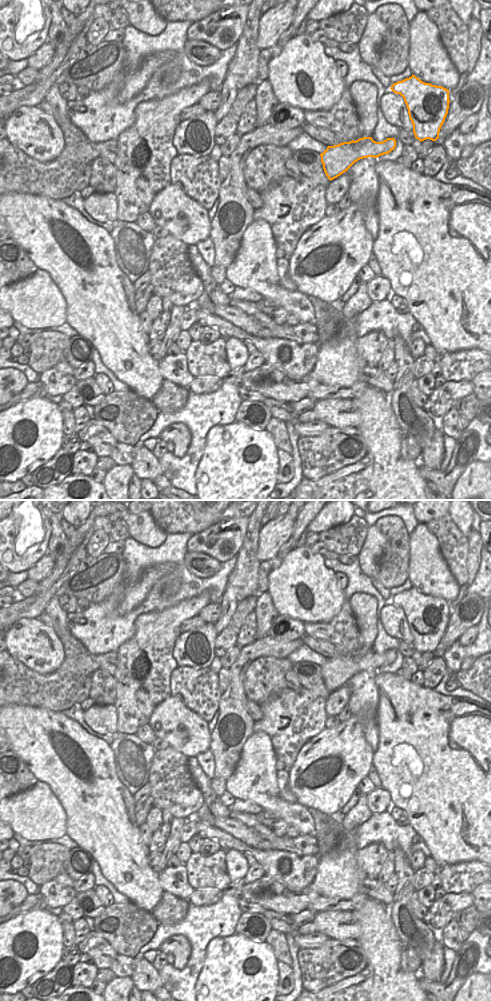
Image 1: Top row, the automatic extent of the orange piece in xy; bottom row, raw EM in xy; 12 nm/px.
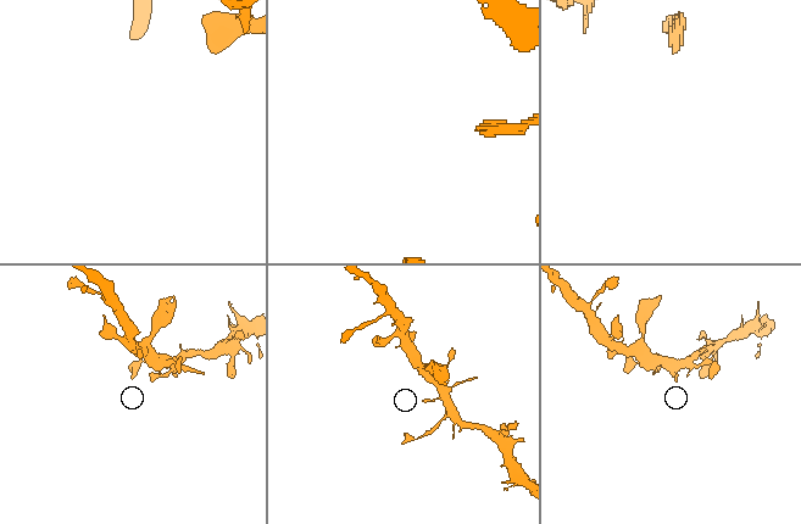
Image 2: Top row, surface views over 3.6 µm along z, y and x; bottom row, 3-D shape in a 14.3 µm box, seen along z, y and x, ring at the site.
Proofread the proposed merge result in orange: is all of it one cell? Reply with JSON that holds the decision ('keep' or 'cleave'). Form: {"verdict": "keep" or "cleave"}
{"verdict": "keep"}

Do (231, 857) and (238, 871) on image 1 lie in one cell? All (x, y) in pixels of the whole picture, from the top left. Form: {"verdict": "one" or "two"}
{"verdict": "one"}

